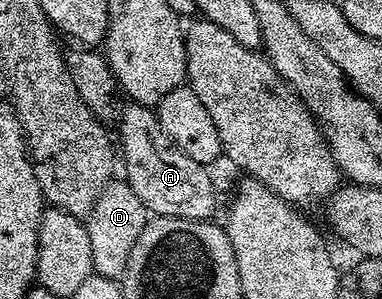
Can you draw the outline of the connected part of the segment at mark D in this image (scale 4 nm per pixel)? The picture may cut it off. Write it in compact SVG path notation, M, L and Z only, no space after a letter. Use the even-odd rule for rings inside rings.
M114 178L112 183L99 193L99 201L95 201L95 209L91 209L89 218L84 220L87 237L91 237L91 261L93 273L99 277L107 277L120 281L125 277L127 257L131 257L131 249L135 249L135 241L139 233L143 233L143 225L147 221L147 212L143 201L124 178Z

